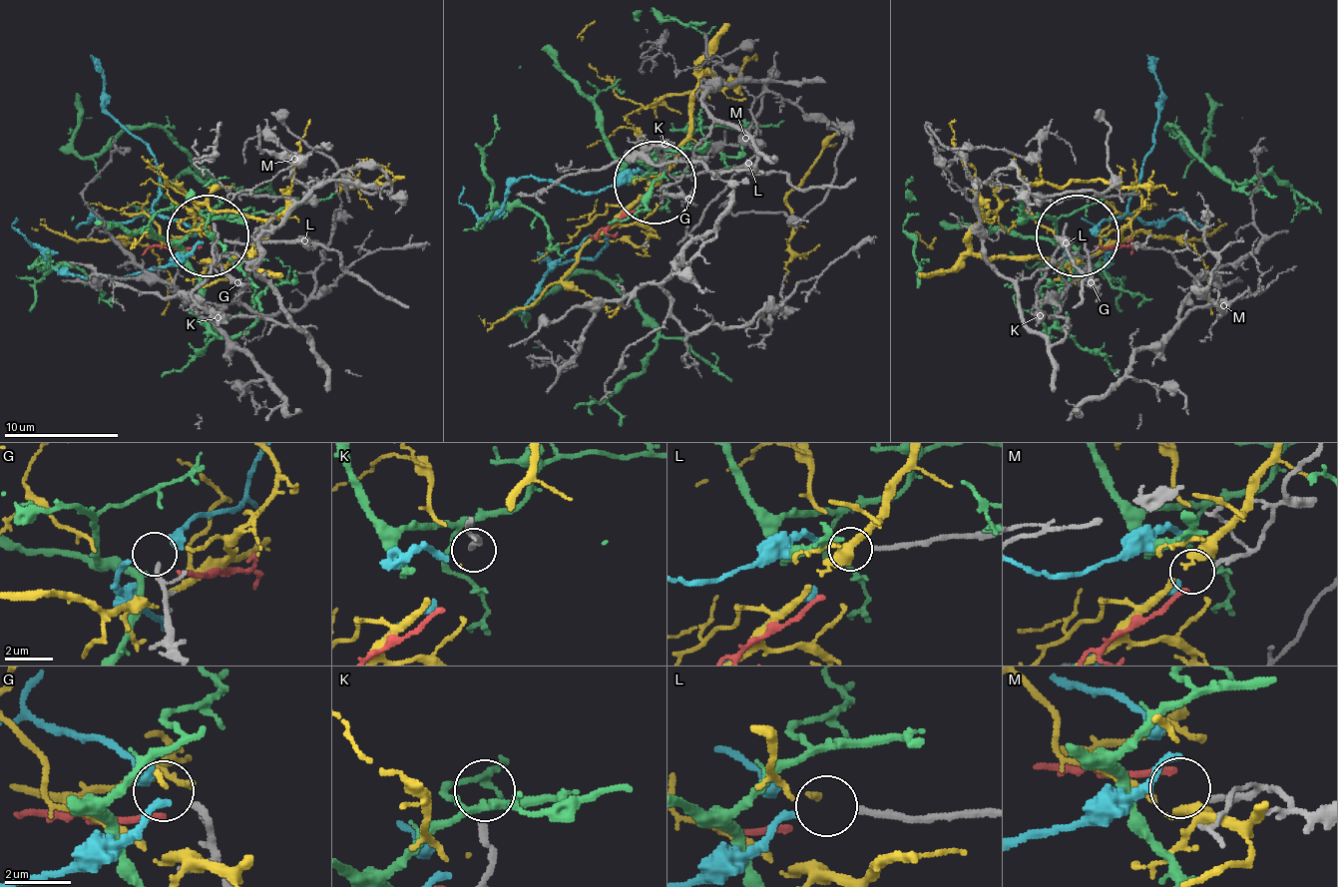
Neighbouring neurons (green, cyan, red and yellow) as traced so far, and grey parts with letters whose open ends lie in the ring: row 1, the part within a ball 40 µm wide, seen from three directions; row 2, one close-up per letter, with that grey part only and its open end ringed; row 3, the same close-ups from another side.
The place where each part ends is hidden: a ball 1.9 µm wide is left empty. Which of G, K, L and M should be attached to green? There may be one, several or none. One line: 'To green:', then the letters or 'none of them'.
To green: none of them

